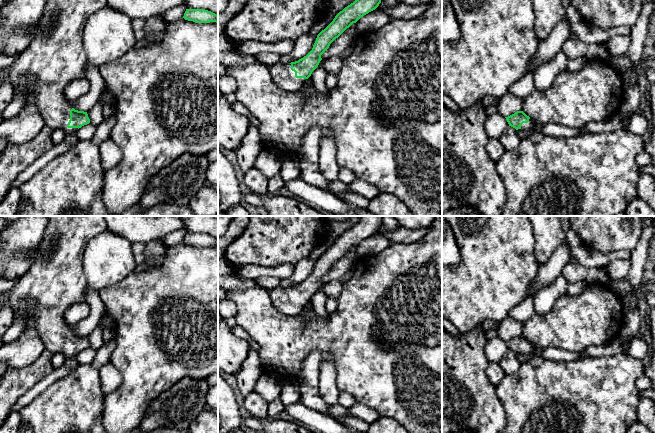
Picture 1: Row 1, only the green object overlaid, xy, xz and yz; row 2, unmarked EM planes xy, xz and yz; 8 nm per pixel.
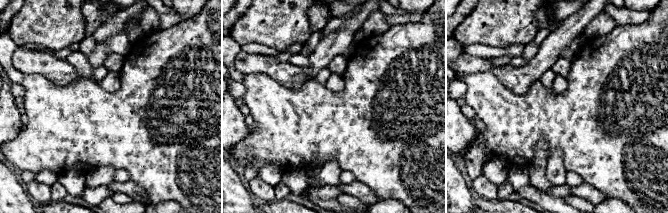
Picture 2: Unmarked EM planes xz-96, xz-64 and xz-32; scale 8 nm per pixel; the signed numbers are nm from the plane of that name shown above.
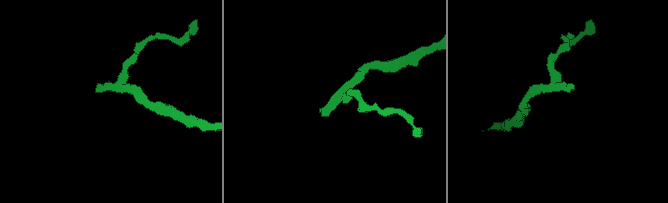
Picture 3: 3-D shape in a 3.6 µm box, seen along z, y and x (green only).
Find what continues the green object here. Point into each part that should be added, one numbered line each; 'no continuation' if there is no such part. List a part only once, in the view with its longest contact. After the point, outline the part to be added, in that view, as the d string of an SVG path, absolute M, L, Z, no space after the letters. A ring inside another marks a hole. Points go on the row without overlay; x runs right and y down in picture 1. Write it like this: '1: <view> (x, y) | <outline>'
1: xy (56, 280) | M103 216L46 217L48 223L40 246L43 255L18 278L7 302L15 315L27 317L23 331L36 329L45 350L60 352L67 359L76 357L78 352L67 351L72 329L64 314L73 303L86 301L87 280L83 270L85 248L91 238L107 230L107 225Z

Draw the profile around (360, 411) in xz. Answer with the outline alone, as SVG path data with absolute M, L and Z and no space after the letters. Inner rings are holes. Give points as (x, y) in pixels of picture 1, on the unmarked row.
M358 402L349 407L348 410L352 416L370 424L380 418L380 415L375 410Z

